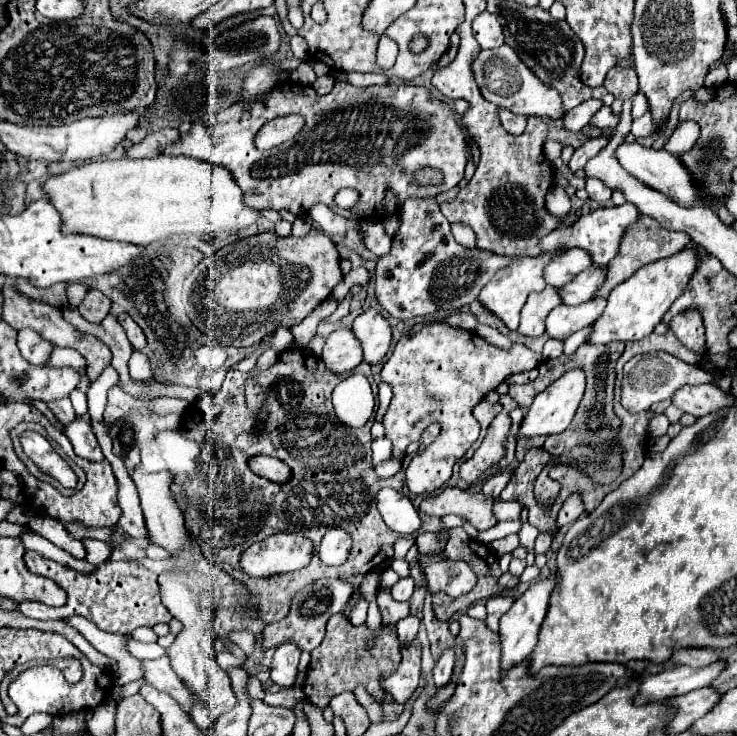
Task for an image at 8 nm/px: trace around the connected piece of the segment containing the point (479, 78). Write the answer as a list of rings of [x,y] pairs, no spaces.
[[[502,45],[498,49],[488,49],[488,51],[480,51],[480,57],[474,61],[474,77],[476,83],[484,95],[486,101],[504,107],[512,113],[518,115],[538,115],[538,117],[550,117],[550,119],[558,119],[562,117],[562,105],[560,105],[560,95],[556,95],[556,91],[548,85],[544,85],[518,57],[516,53],[508,47]]]

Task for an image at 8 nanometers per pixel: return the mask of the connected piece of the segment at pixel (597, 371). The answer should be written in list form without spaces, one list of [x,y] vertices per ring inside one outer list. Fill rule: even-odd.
[[[588,341],[588,343],[580,345],[576,349],[576,353],[572,353],[572,355],[562,355],[562,357],[556,357],[550,361],[542,361],[538,367],[540,375],[536,381],[532,381],[528,385],[510,385],[510,391],[508,391],[508,395],[520,407],[520,401],[532,401],[542,391],[542,387],[548,387],[548,383],[556,381],[566,369],[582,367],[586,371],[584,405],[580,407],[580,411],[576,411],[572,425],[564,433],[554,435],[554,443],[544,443],[544,449],[548,453],[560,455],[562,461],[574,465],[576,469],[582,469],[596,485],[610,485],[612,481],[618,479],[618,475],[622,471],[622,459],[618,455],[606,453],[606,449],[610,447],[612,439],[616,437],[618,425],[620,425],[620,419],[612,411],[612,389],[614,389],[614,377],[616,377],[614,367],[616,367],[616,361],[622,355],[622,351],[624,351],[622,341],[614,341],[610,345],[594,345]]]

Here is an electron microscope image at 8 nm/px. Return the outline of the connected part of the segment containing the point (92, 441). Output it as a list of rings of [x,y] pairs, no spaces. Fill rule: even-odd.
[[[76,419],[72,425],[68,425],[64,429],[64,435],[70,439],[70,443],[74,447],[74,453],[78,457],[88,459],[88,461],[102,461],[104,459],[102,449],[96,441],[96,435],[92,433],[90,423],[86,423],[82,419]]]

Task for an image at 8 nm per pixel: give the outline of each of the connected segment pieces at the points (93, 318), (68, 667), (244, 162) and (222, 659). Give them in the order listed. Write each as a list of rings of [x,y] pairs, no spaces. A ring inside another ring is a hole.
[[[88,289],[88,293],[86,293],[84,301],[80,303],[78,311],[86,321],[100,323],[110,311],[110,301],[98,289]]]
[[[76,657],[56,659],[56,661],[52,661],[50,665],[54,665],[56,669],[60,669],[68,683],[76,683],[76,681],[80,681],[80,677],[82,677],[82,667],[80,667],[80,661],[78,661]]]
[[[336,81],[334,89],[326,95],[318,95],[312,87],[302,83],[280,83],[286,87],[272,89],[268,95],[252,101],[240,101],[238,105],[232,105],[216,115],[204,115],[204,119],[198,119],[192,123],[192,129],[180,137],[176,145],[170,145],[166,149],[168,155],[188,155],[202,161],[210,161],[216,165],[224,165],[234,175],[236,183],[244,191],[244,201],[252,205],[254,209],[274,209],[274,211],[290,211],[296,217],[306,217],[304,213],[310,211],[316,203],[328,205],[334,213],[338,213],[338,207],[332,201],[332,193],[336,193],[342,187],[354,187],[360,191],[358,201],[358,213],[364,217],[380,217],[384,213],[376,213],[378,207],[384,205],[384,191],[390,187],[396,195],[398,207],[404,205],[406,199],[418,197],[436,197],[430,195],[432,187],[416,189],[410,185],[412,173],[418,167],[438,167],[440,165],[466,165],[470,159],[470,143],[466,139],[466,133],[462,131],[460,123],[456,121],[454,111],[444,103],[434,99],[424,87],[414,85],[370,85],[370,87],[352,87],[346,81]],[[284,115],[302,115],[306,119],[306,125],[296,135],[296,139],[286,141],[282,145],[272,147],[270,151],[256,149],[256,135],[266,125],[266,121],[272,121],[276,117]],[[256,189],[258,193],[252,195],[250,191]]]
[[[228,651],[218,653],[218,655],[216,655],[216,663],[218,663],[222,669],[228,669],[228,667],[232,667],[232,665],[244,665],[238,657],[234,657],[234,655],[228,653]]]

